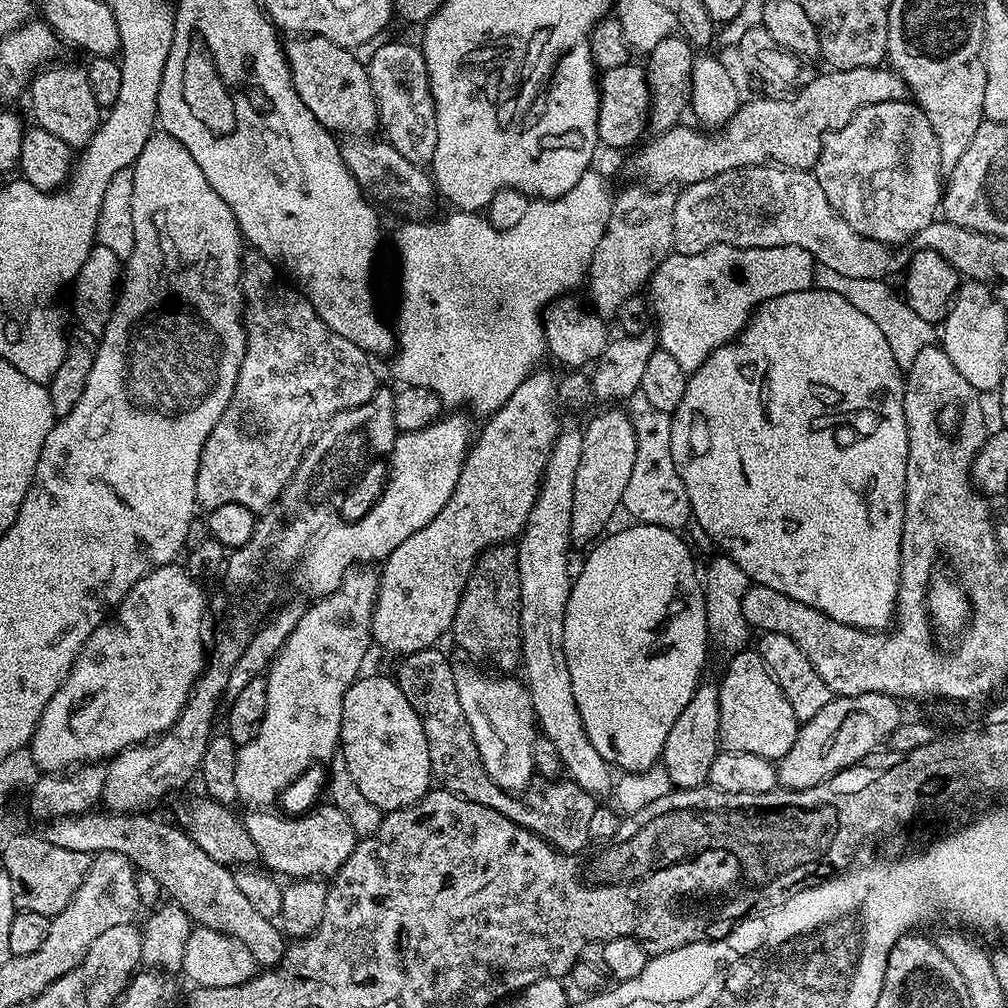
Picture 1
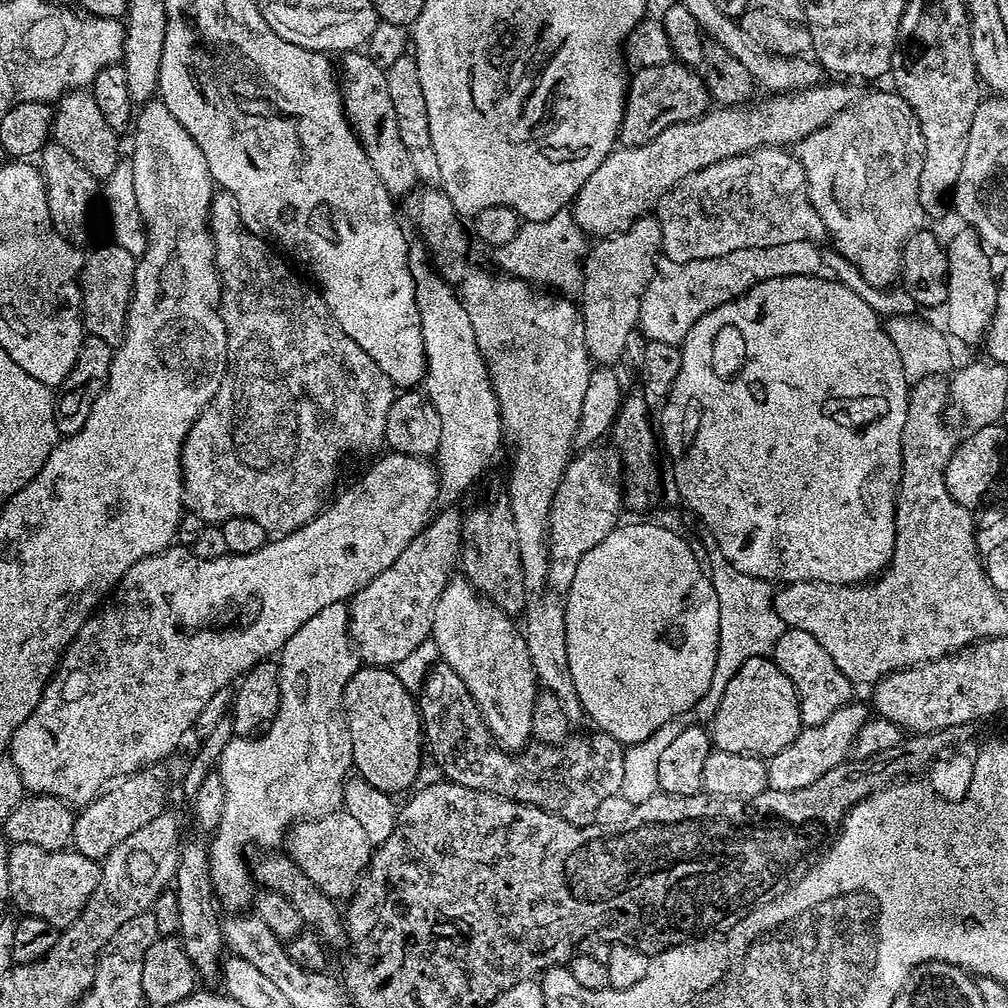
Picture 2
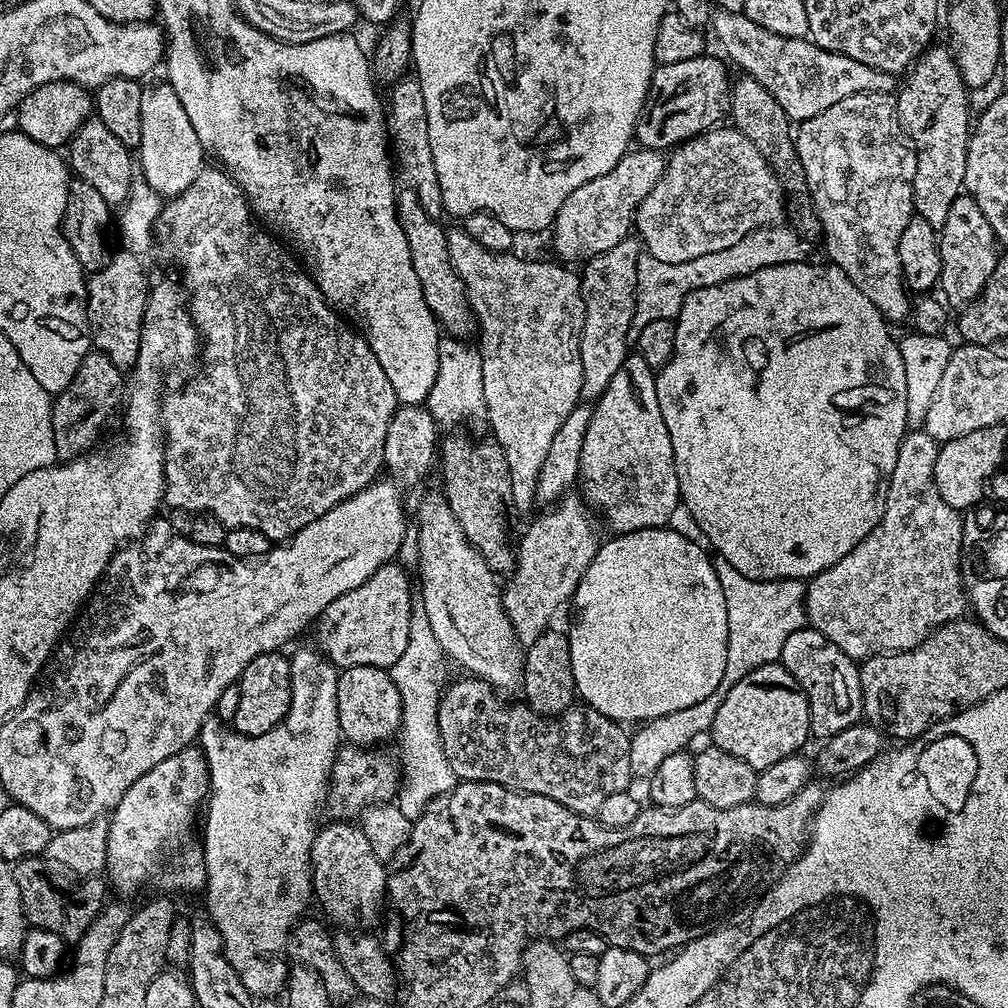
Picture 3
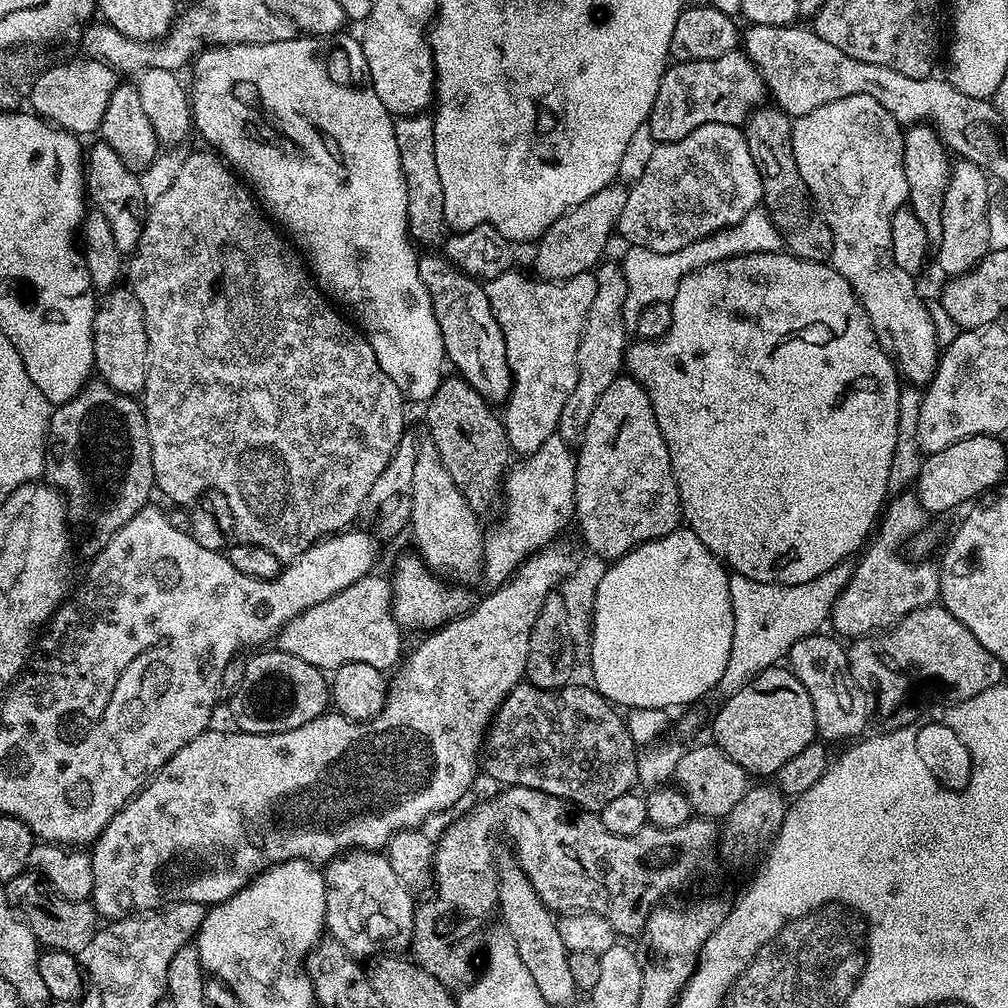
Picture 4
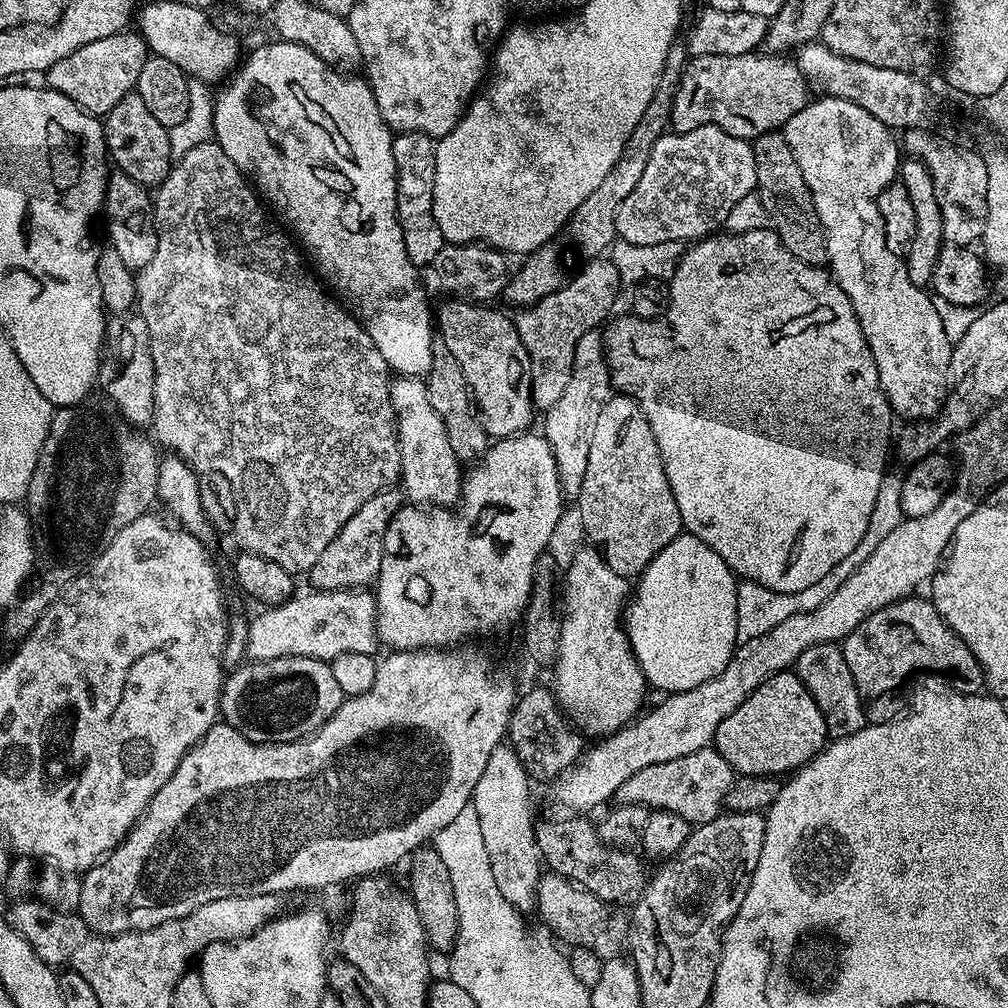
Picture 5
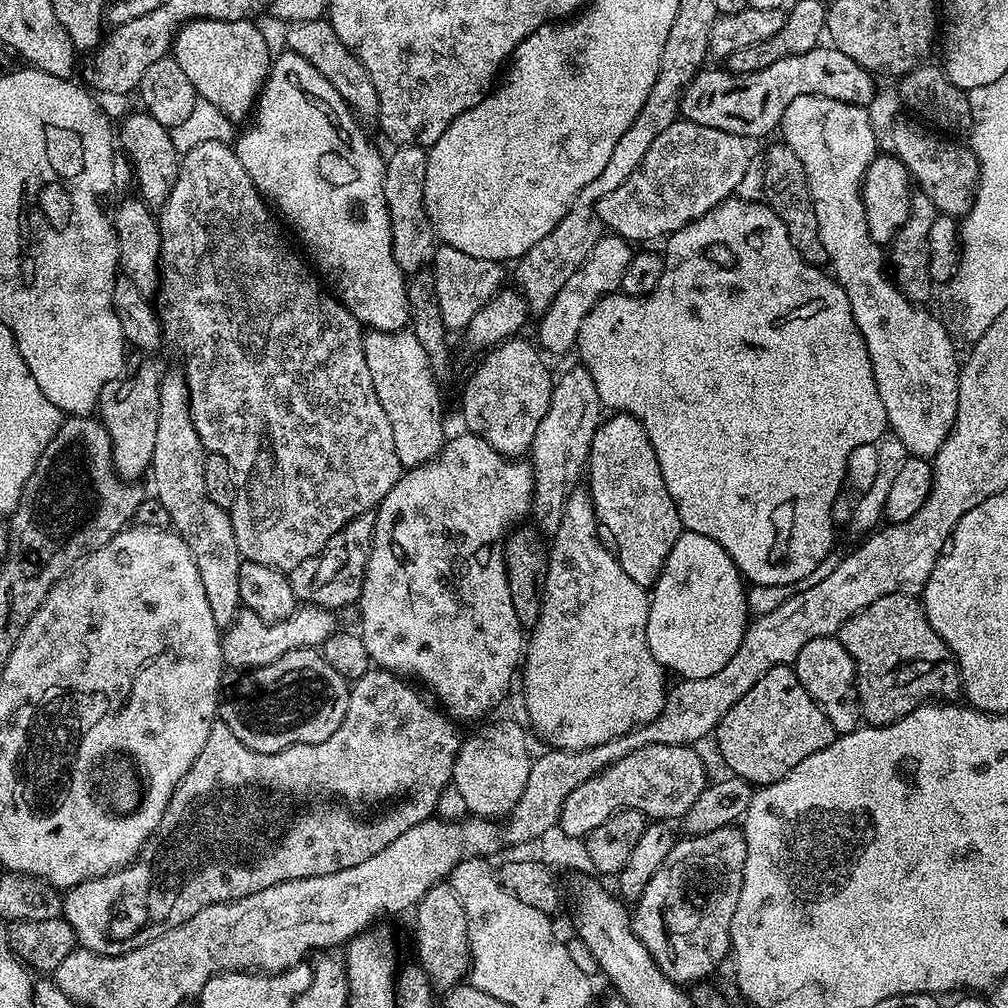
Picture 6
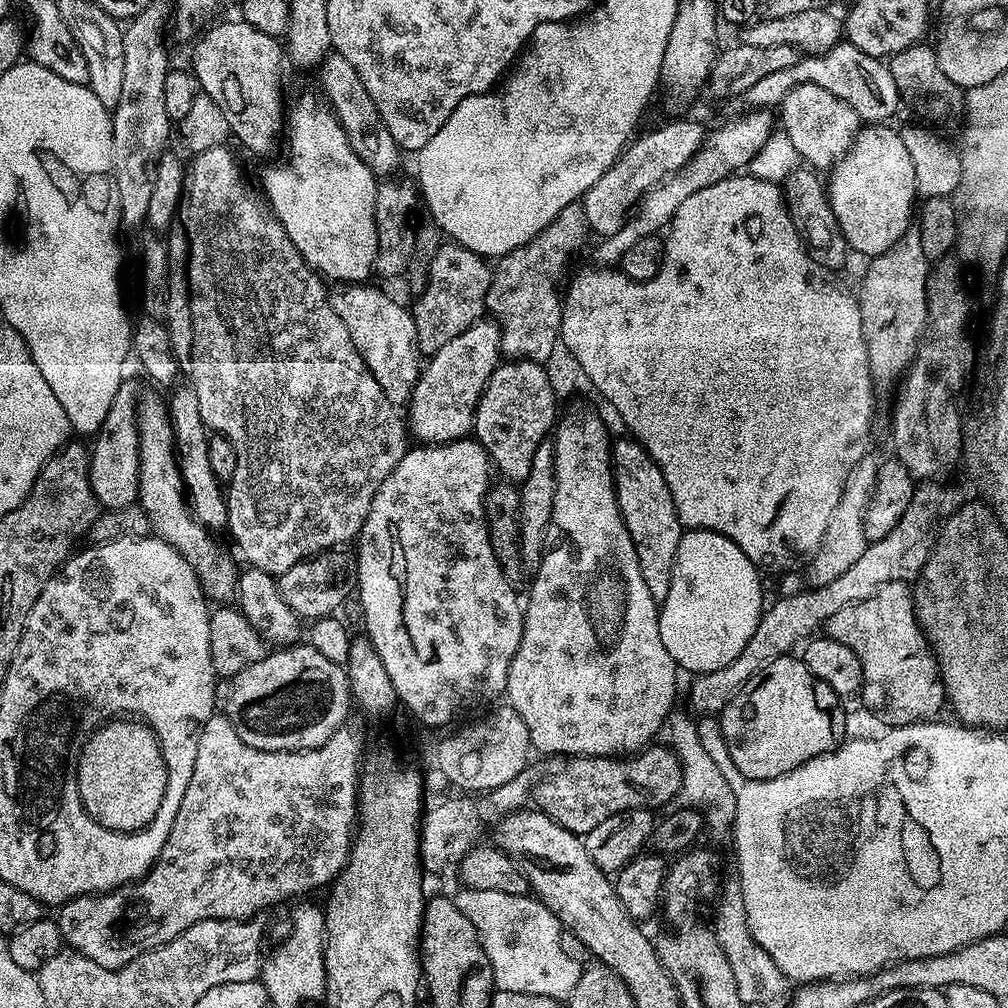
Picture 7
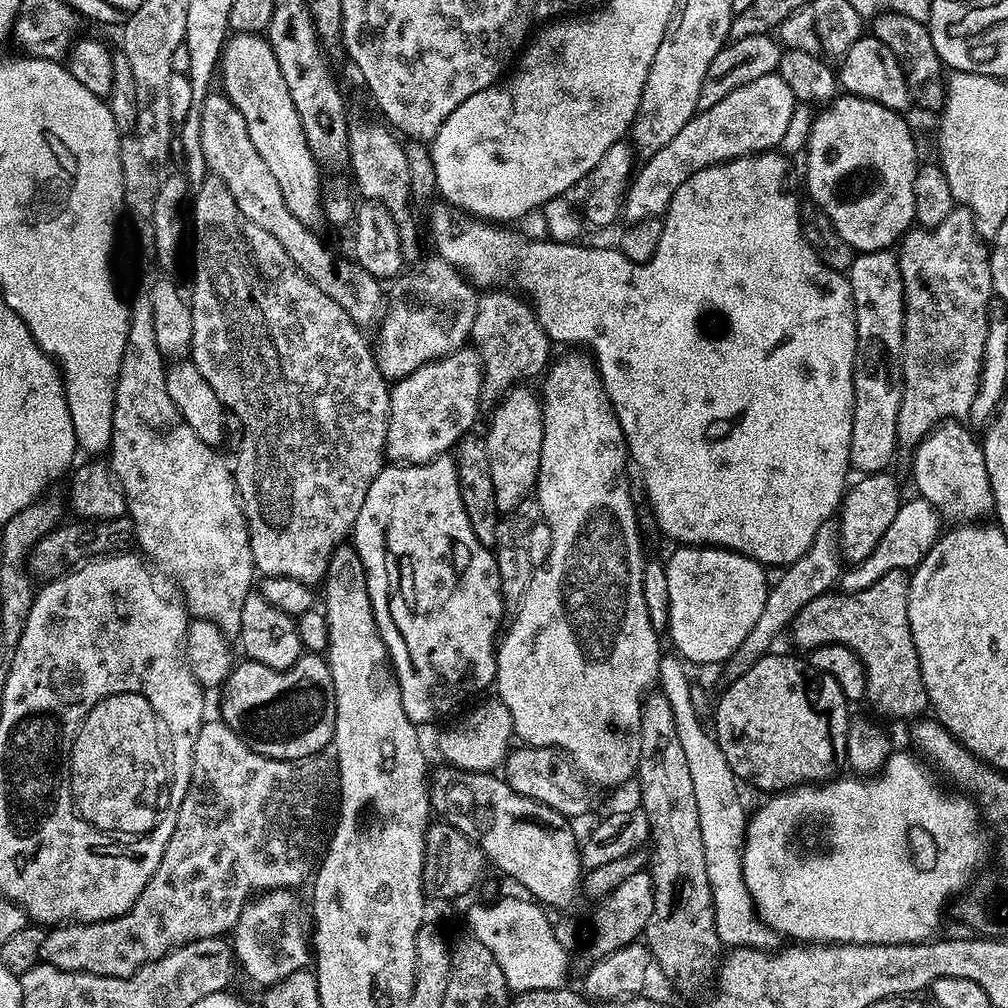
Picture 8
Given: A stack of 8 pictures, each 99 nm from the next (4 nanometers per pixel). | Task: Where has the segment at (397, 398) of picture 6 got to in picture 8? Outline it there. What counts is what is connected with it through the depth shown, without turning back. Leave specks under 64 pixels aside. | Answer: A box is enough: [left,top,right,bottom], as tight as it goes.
[200,92,386,330]

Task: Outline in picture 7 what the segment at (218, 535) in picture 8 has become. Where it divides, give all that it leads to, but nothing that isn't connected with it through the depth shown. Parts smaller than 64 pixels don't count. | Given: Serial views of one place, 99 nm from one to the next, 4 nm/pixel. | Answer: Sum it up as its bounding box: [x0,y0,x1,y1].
[136,391,238,601]

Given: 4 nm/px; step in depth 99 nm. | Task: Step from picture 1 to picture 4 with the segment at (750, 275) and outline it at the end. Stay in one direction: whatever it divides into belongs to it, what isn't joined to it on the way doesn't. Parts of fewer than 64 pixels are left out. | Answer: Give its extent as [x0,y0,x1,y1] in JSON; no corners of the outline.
[622,206,782,326]

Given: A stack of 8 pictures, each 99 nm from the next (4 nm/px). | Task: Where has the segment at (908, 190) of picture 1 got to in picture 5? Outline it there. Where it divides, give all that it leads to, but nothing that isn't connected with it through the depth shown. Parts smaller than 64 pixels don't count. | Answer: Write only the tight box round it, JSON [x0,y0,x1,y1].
[782,95,953,422]

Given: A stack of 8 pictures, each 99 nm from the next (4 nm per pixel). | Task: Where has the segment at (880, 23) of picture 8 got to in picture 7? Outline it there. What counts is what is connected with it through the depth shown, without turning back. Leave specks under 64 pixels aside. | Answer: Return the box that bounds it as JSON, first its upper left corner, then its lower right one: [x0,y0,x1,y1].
[887,42,966,126]

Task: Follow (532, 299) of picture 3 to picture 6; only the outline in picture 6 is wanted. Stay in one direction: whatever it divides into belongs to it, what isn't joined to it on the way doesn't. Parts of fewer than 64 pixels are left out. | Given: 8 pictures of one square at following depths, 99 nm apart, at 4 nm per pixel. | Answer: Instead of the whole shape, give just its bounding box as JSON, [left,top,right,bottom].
[538,234,633,352]

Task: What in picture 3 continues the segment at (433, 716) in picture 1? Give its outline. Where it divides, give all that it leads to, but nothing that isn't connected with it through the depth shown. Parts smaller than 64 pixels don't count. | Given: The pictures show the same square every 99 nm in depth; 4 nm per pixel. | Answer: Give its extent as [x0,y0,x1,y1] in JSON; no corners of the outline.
[438,678,631,817]

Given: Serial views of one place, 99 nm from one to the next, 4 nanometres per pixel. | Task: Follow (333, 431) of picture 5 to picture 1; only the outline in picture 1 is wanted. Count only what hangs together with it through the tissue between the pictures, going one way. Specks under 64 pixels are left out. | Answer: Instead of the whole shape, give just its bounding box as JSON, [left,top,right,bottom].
[196,255,378,514]

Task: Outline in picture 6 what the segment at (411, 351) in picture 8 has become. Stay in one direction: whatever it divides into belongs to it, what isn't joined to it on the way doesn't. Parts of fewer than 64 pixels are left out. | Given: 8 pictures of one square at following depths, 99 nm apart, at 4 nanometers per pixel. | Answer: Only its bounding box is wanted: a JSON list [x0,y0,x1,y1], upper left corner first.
[430,243,505,330]

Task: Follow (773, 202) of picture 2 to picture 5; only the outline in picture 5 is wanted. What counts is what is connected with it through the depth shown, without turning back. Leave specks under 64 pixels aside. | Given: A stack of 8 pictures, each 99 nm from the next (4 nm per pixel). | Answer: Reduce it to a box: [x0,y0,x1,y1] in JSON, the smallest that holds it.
[616,126,756,246]

